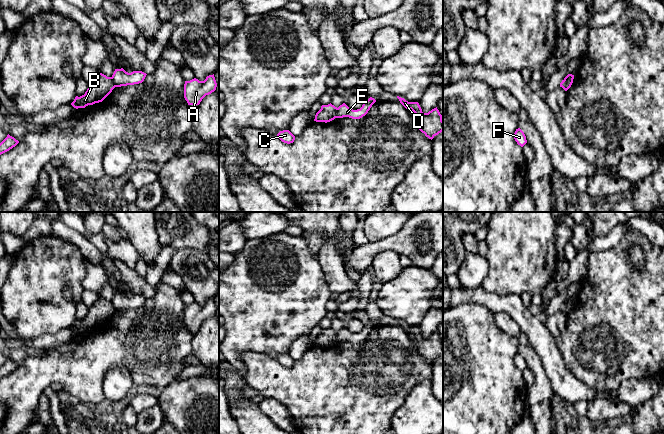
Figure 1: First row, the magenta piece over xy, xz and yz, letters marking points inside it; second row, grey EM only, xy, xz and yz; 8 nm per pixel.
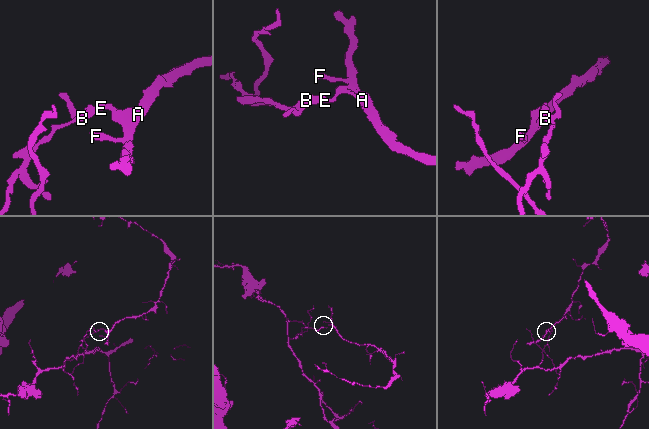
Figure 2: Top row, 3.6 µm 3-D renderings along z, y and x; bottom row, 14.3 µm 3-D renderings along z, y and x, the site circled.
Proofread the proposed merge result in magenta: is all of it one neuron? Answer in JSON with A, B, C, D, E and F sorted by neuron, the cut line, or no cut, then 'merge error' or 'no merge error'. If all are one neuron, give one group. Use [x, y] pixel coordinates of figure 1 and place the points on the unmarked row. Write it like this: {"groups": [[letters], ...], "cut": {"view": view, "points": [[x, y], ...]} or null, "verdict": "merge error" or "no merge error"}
{"groups": [["A", "D", "E", "F"], ["B", "C"]], "cut": {"view": "xy", "points": [[110, 301], [116, 310]]}, "verdict": "merge error"}

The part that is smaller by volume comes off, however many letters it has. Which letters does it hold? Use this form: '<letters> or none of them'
A, D, E, F

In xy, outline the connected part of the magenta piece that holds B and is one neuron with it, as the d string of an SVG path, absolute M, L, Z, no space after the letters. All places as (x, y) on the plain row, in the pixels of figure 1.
M102 297L95 298L95 303L89 307L85 318L80 321L76 320L71 329L78 333L102 326L115 311L111 301L107 301Z

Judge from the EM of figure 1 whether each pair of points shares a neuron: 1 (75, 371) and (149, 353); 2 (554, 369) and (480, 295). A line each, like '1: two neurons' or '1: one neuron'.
1: one neuron
2: one neuron

